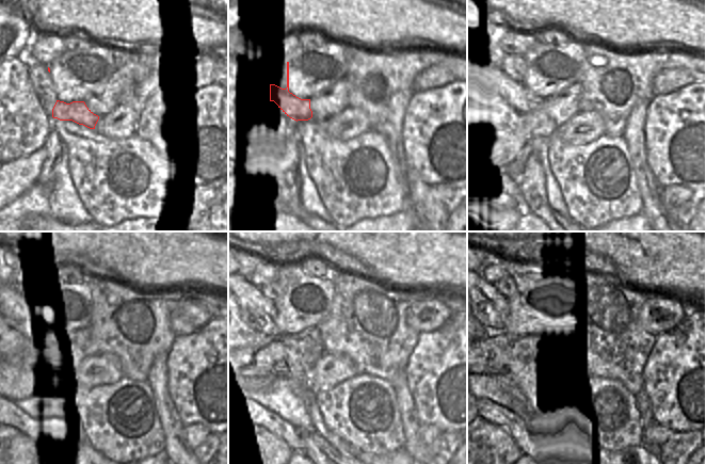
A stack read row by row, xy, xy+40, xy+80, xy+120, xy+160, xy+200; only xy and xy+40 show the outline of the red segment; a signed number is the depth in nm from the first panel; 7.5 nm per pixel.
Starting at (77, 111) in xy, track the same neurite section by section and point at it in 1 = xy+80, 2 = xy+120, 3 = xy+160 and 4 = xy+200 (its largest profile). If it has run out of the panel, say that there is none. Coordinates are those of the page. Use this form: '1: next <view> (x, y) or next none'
1: next xy+80 (519, 98)
2: next xy+120 (17, 310)
3: next xy+160 (256, 310)
4: next xy+200 (491, 308)

